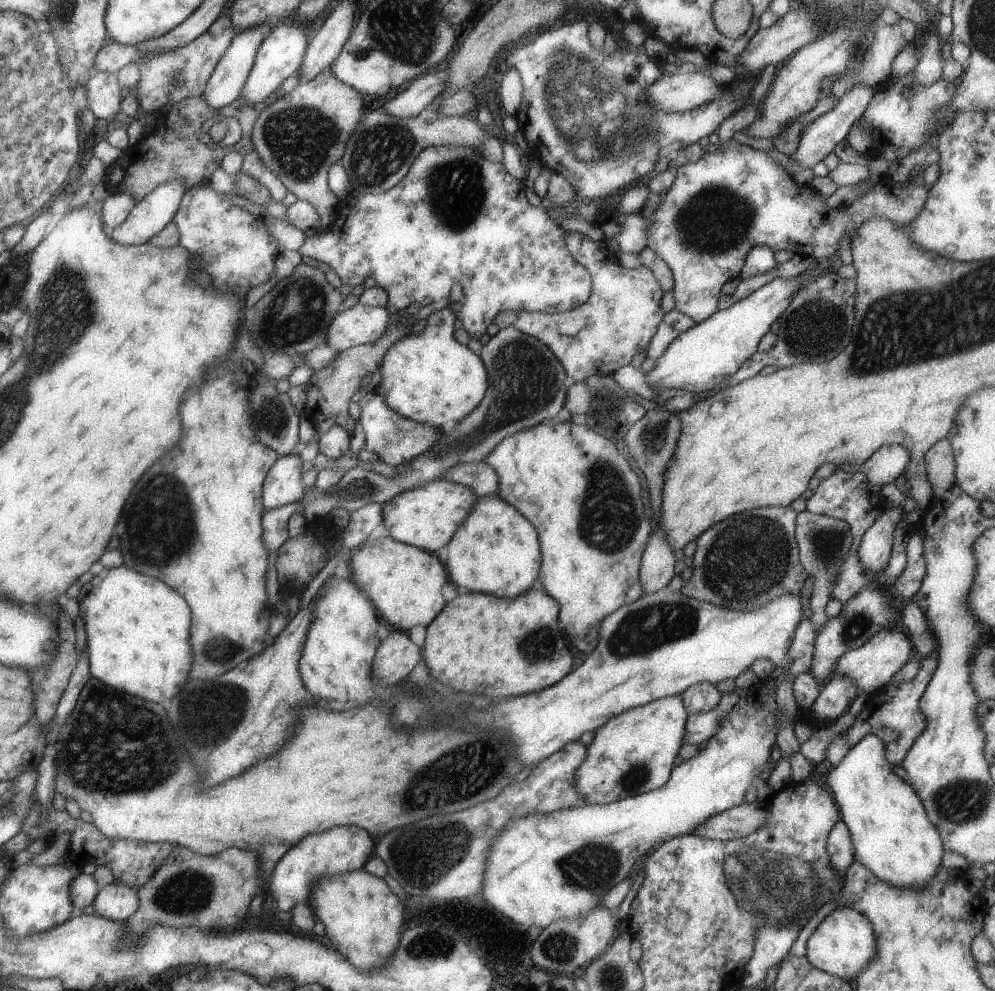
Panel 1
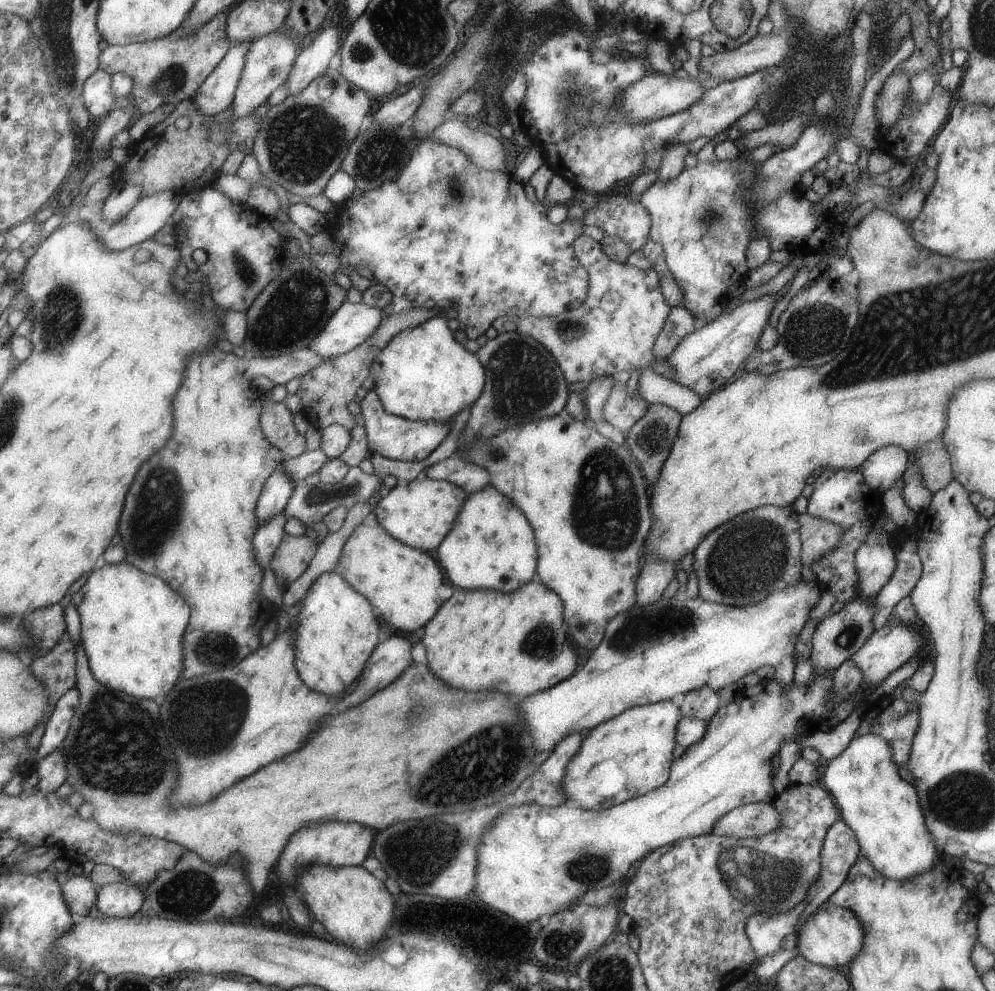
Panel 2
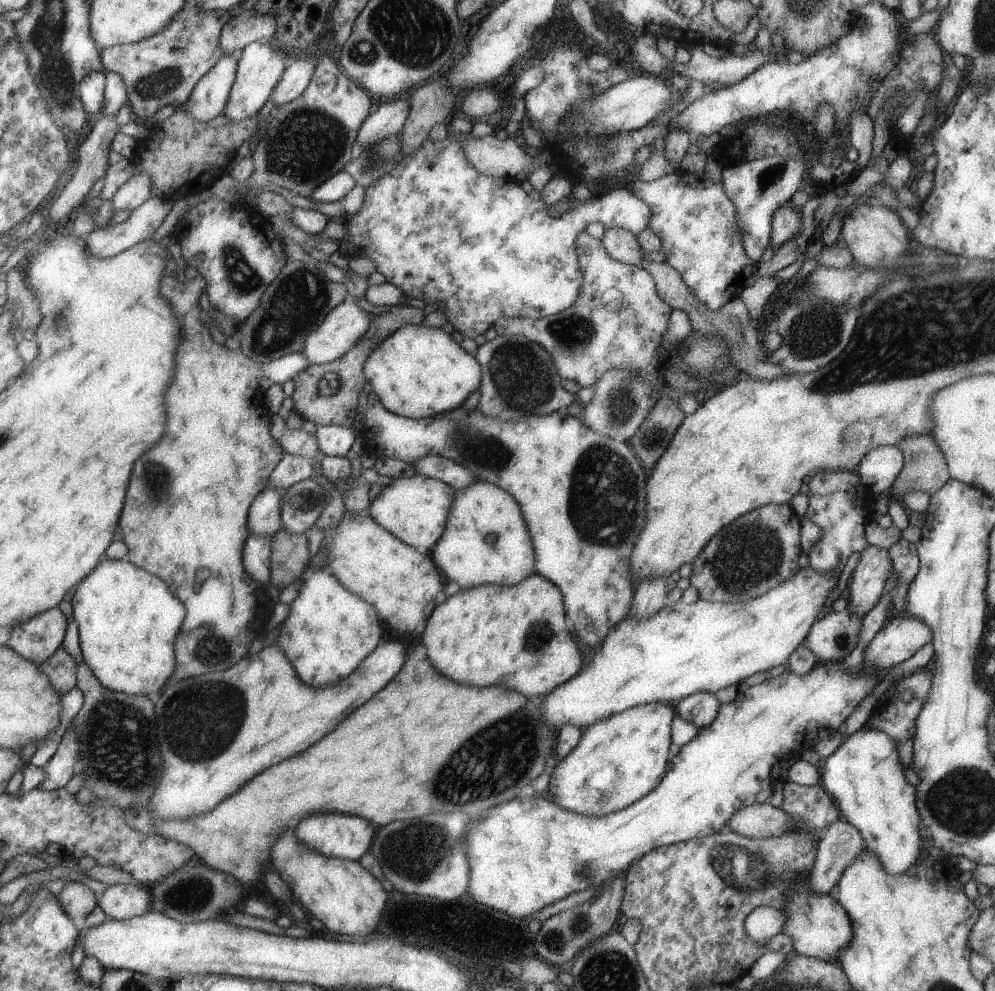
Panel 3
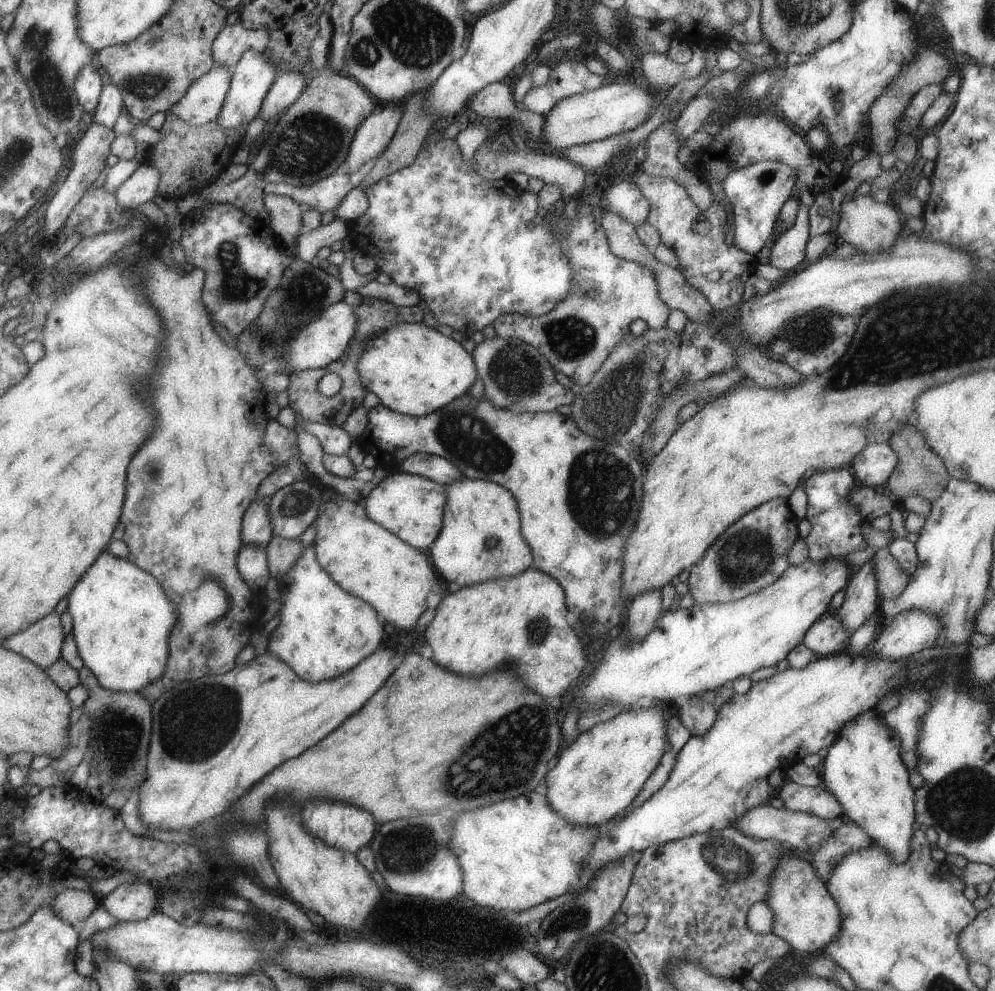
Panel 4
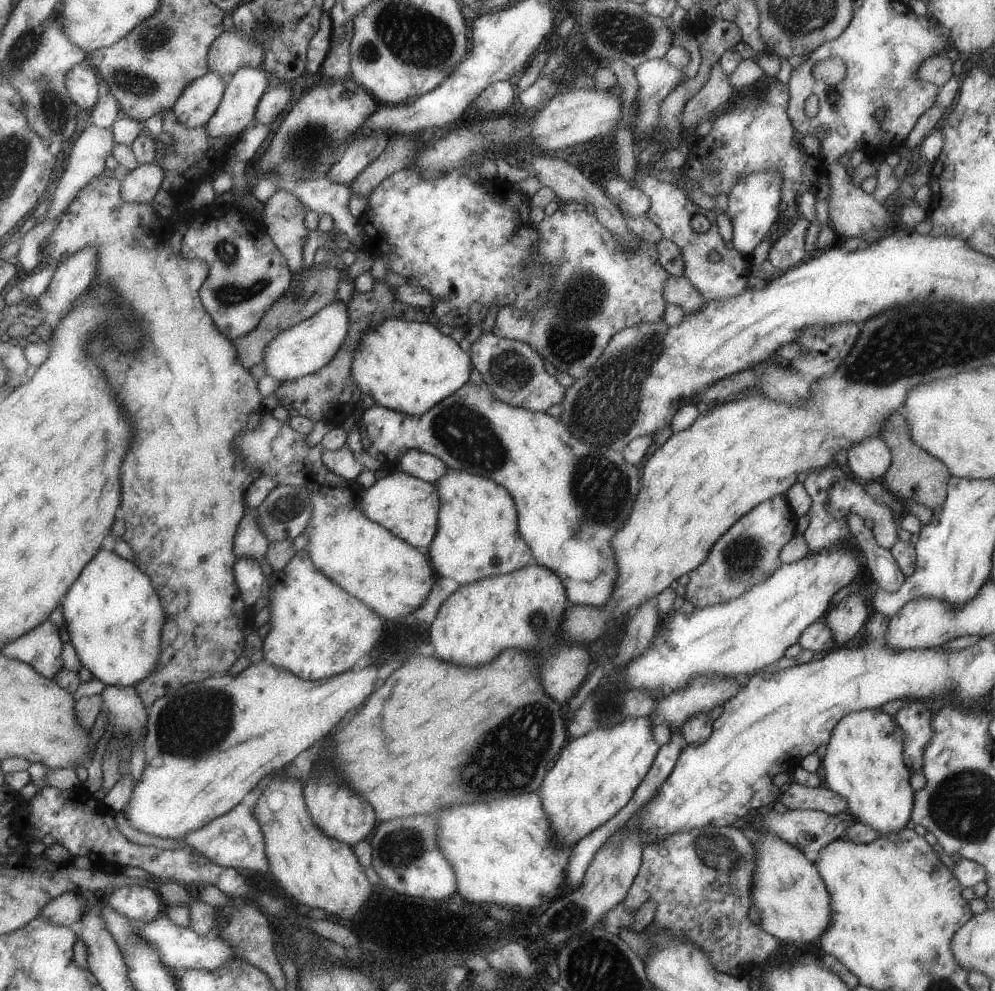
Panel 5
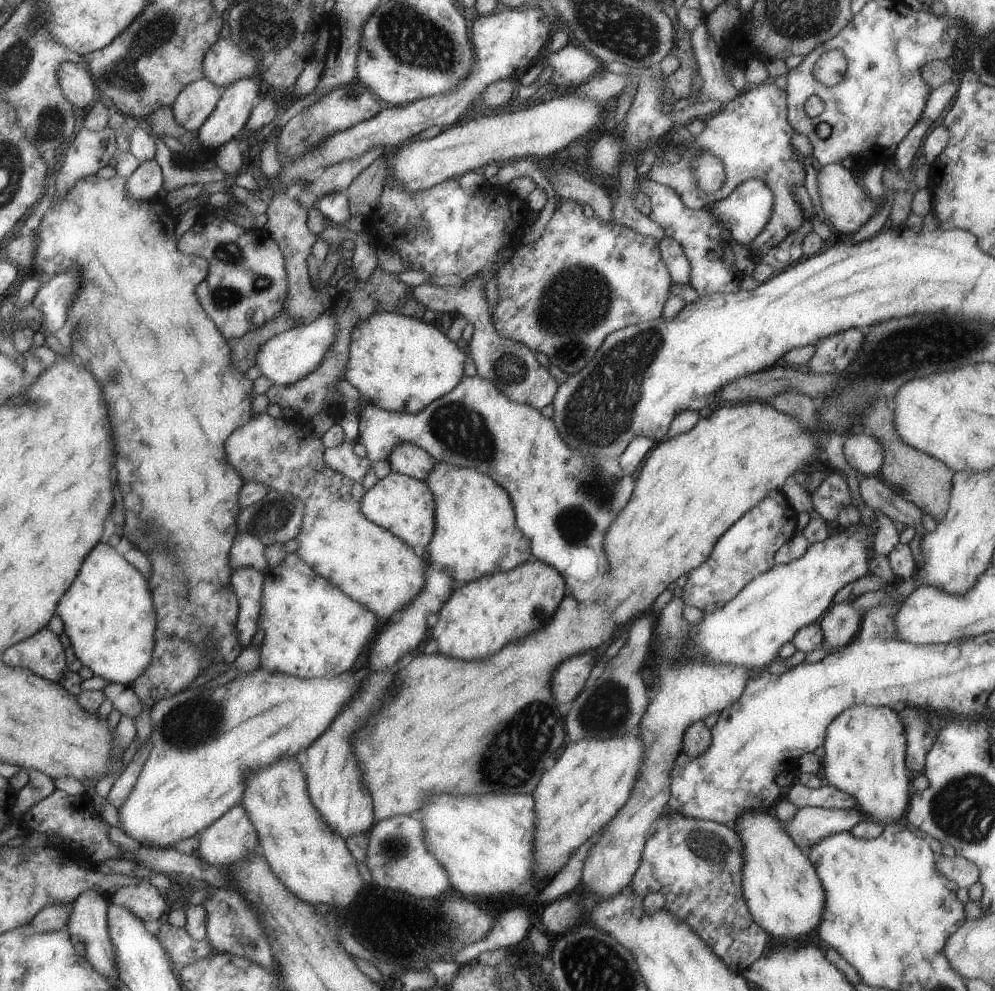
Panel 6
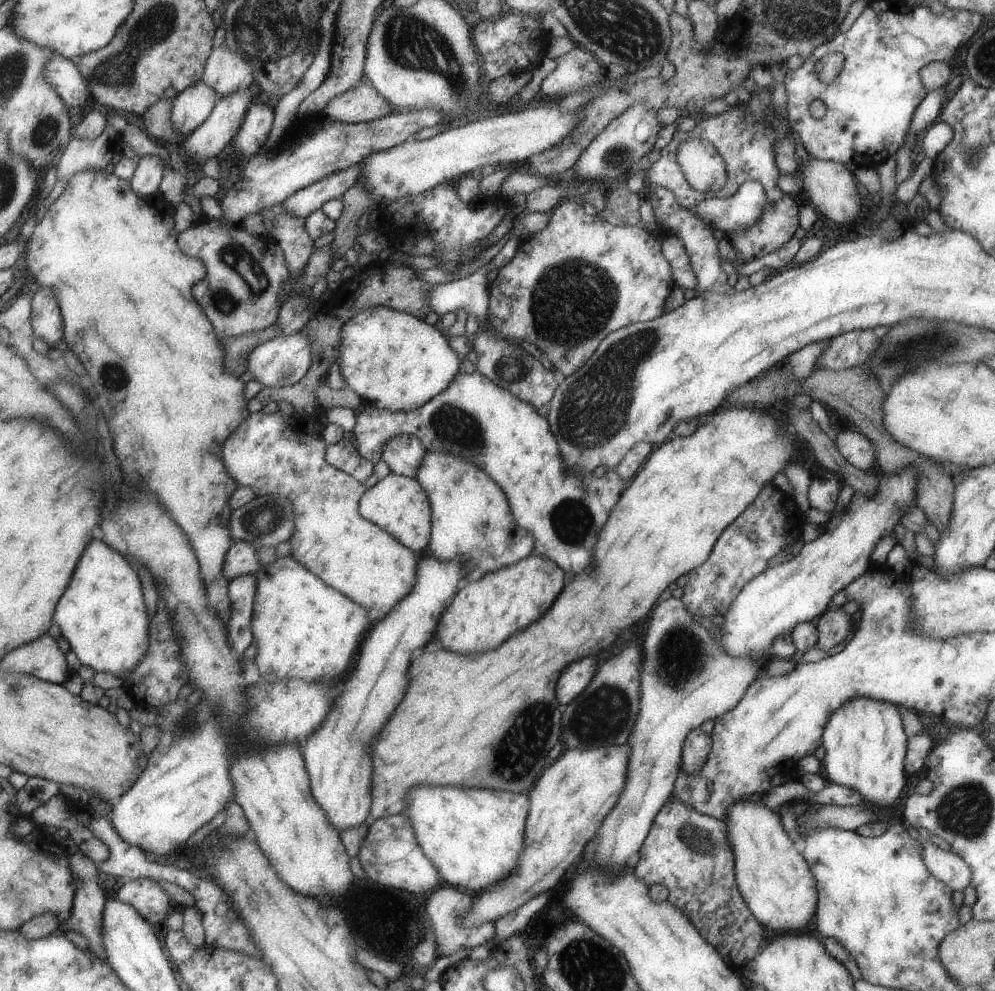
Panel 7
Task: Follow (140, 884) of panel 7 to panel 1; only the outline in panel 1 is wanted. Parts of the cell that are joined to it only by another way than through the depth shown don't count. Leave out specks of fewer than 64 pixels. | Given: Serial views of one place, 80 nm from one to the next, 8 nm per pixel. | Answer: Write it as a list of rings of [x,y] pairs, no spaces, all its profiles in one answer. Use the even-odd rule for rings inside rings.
[[[114,880],[98,890],[92,905],[95,915],[113,922],[124,922],[137,910],[137,889]]]

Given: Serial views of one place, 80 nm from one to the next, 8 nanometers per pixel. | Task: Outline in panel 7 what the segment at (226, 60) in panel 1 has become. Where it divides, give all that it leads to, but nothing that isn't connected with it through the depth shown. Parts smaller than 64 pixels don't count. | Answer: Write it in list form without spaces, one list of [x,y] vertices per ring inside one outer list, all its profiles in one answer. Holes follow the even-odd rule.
[[[202,81],[181,90],[171,102],[173,130],[181,136],[191,134],[207,119],[219,98]]]

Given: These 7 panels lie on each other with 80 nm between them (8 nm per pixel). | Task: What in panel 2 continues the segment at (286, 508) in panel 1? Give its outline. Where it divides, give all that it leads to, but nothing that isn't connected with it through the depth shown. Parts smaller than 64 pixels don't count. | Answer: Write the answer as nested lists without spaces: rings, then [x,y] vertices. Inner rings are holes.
[[[281,510],[279,514],[275,514],[273,518],[267,518],[267,522],[259,525],[253,538],[251,538],[255,558],[257,558],[263,571],[267,566],[270,566],[271,558],[285,534],[283,531],[285,522],[285,514]]]

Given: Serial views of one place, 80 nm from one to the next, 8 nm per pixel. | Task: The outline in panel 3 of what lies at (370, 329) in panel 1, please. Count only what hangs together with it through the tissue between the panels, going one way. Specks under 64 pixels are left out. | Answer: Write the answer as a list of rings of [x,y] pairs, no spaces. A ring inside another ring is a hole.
[[[346,300],[335,306],[327,312],[327,316],[323,318],[323,322],[305,338],[305,343],[301,354],[307,358],[309,365],[324,364],[340,358],[351,346],[361,338],[361,334],[365,334],[365,330],[371,324],[371,314],[362,310],[353,300]]]

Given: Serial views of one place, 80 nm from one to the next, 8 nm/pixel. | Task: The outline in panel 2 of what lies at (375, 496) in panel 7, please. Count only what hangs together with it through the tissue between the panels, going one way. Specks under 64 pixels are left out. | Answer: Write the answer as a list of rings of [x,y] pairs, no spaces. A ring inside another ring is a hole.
[[[420,475],[411,482],[398,482],[382,494],[372,517],[391,538],[410,548],[433,553],[451,530],[465,498],[467,493],[461,488]]]

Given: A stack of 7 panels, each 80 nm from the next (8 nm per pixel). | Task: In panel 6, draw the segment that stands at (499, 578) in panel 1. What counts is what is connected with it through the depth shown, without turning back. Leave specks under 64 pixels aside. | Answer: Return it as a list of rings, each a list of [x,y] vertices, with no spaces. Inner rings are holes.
[[[438,462],[425,480],[435,502],[435,524],[426,552],[431,564],[445,568],[456,585],[507,572],[533,559],[528,540],[515,523],[505,490],[489,476],[469,468]]]

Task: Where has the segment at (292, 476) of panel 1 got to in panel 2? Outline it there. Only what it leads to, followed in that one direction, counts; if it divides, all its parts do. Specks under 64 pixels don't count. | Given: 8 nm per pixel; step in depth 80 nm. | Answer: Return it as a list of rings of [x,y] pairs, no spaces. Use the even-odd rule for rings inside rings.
[[[276,467],[269,474],[254,508],[257,524],[261,525],[263,522],[267,522],[267,518],[273,518],[275,514],[279,514],[281,510],[285,509],[296,483],[291,482],[281,468]]]

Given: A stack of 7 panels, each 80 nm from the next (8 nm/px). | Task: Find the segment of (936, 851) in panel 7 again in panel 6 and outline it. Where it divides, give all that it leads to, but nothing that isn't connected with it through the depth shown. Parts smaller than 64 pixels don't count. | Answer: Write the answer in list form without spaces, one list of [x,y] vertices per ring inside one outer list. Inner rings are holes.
[[[935,853],[934,856],[937,872],[955,882],[958,888],[964,887],[967,889],[979,880],[979,870],[973,862],[968,862],[962,857],[953,856],[953,858],[949,858],[940,853]]]

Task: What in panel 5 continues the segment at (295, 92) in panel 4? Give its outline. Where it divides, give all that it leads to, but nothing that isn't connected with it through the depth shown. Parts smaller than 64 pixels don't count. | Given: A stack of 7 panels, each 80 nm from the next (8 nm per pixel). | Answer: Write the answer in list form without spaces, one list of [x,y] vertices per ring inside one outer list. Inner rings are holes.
[[[270,78],[270,85],[257,102],[255,108],[255,124],[269,125],[291,100],[293,90],[286,87],[287,82],[277,82]]]

